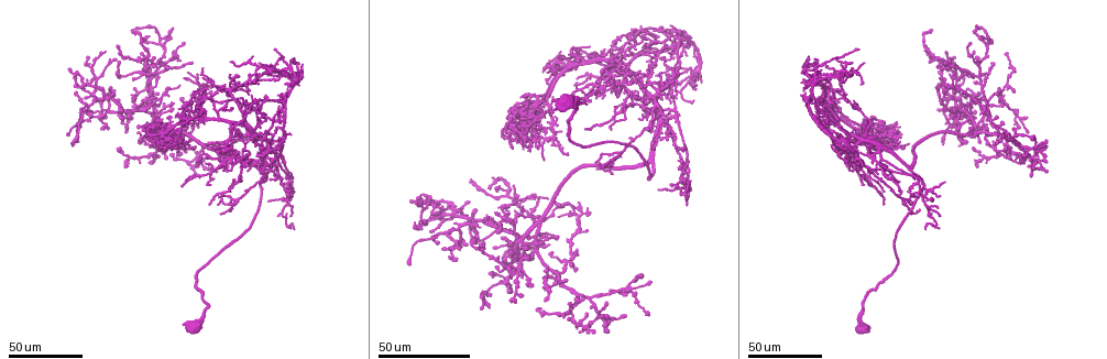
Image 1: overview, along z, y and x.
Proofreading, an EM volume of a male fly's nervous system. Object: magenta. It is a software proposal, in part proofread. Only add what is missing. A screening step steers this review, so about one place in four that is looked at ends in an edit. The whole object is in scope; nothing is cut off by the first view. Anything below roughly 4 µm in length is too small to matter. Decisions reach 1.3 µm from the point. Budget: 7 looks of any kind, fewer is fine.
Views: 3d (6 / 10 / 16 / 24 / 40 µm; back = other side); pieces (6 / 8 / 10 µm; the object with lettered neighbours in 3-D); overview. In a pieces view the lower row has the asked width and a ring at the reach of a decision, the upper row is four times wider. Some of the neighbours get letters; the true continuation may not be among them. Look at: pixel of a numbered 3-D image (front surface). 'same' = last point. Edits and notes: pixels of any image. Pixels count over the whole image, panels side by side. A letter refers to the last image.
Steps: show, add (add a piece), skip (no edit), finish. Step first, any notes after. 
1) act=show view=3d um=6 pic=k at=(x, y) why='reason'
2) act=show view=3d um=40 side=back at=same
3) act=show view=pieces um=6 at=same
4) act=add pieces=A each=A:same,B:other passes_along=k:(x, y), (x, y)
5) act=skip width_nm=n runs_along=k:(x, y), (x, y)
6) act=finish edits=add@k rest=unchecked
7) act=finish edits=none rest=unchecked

act=show view=3d um=40 pic=1 at=(153, 60) why='free end'

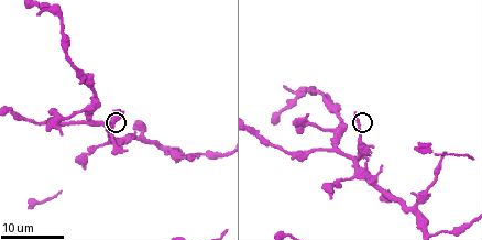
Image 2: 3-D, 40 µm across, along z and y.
act=show view=pieces um=8 pic=2 at=(355, 111) why='see the neighbours'

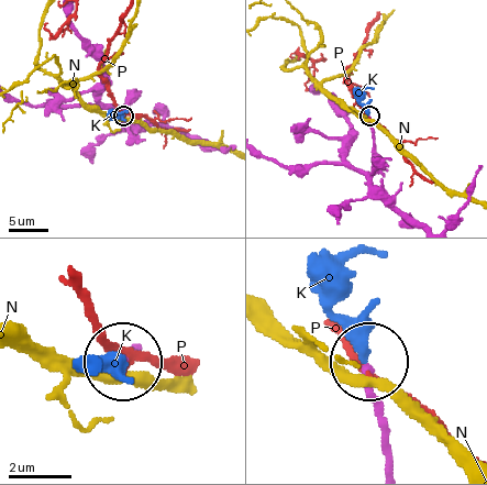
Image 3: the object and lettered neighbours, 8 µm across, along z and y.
act=add pieces=K width_nm=230 each=K:same,N:other,P:other passes_along=3:(374, 135), (367, 109), (361, 101), (364, 90), (373, 88) found='the neuron continues'

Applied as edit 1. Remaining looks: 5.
act=show view=overview

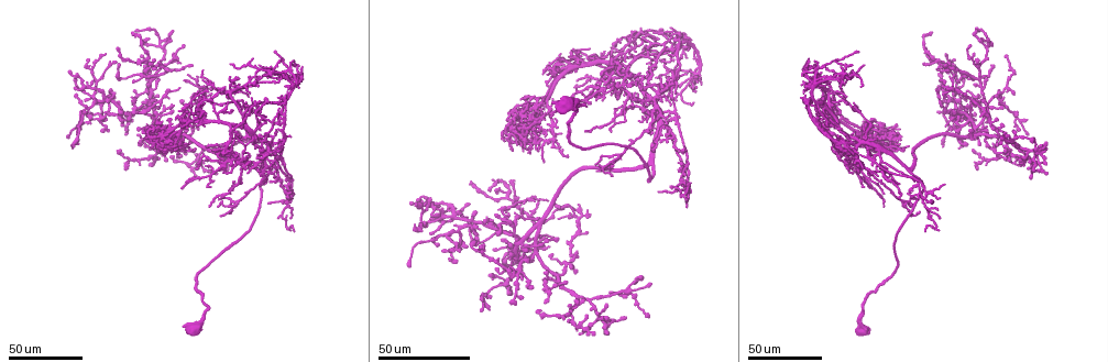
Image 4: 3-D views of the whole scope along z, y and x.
act=show view=3d um=24 pic=4 at=(649, 106) why='an open end'

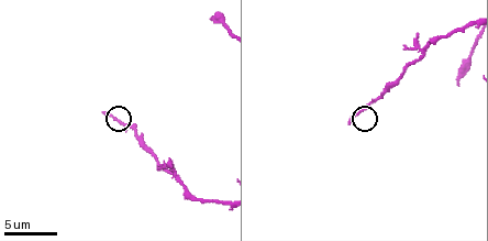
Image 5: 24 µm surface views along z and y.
act=show view=pieces um=6 pic=5 at=(105, 112) why='what lies round it'

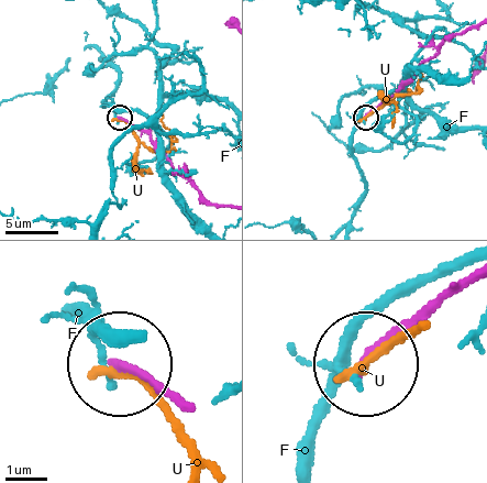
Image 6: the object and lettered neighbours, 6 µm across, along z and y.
act=skip width_nm=180 each=F:other,U:other runs_along=6:(468, 273), (367, 358) found='no lettered piece goes on from it'

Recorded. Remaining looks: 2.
act=show view=3d um=24 pic=1 at=(183, 110) why='branch stops here'

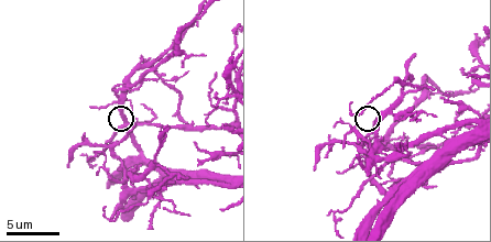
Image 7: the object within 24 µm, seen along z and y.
act=show view=pieces um=6 pic=7 at=(133, 127)

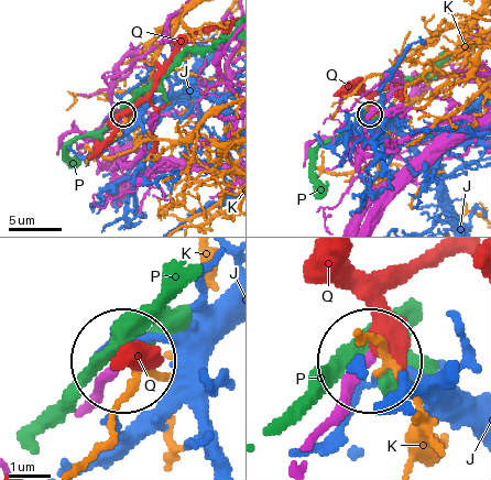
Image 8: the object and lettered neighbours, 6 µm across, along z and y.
act=skip each=J:other,K:other,P:other,Q:other runs_along=8:(329, 411), (368, 361) found='none of them fits'

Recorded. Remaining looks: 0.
act=finish edits=add@3 rest=unchecked

